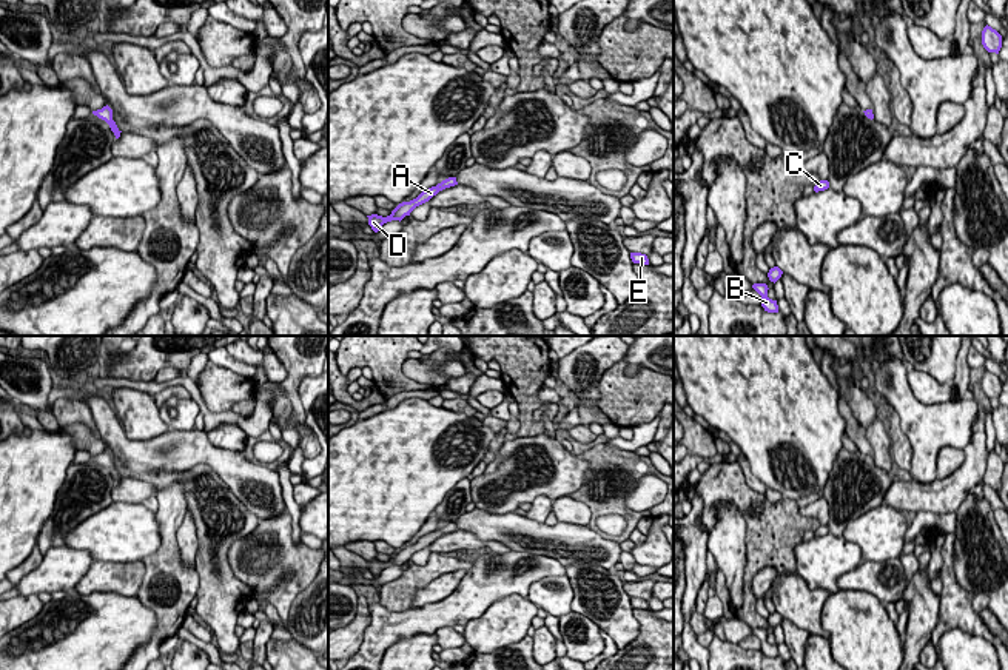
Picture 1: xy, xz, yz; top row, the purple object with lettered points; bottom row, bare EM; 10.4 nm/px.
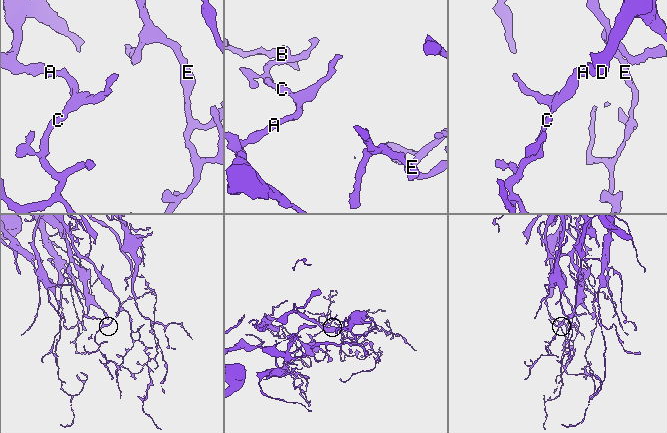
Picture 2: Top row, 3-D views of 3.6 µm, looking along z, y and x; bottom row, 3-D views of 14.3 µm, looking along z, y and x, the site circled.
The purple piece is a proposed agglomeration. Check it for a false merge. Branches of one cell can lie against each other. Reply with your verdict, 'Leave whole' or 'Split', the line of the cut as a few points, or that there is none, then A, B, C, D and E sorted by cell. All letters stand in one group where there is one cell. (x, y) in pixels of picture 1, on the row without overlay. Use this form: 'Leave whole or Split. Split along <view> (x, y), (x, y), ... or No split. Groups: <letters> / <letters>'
Leave whole. No split. Groups: A B C D E

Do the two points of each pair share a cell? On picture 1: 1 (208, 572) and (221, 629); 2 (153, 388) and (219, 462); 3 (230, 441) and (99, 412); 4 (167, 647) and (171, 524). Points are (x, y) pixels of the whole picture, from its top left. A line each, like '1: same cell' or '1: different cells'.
1: same cell
2: different cells
3: different cells
4: different cells

